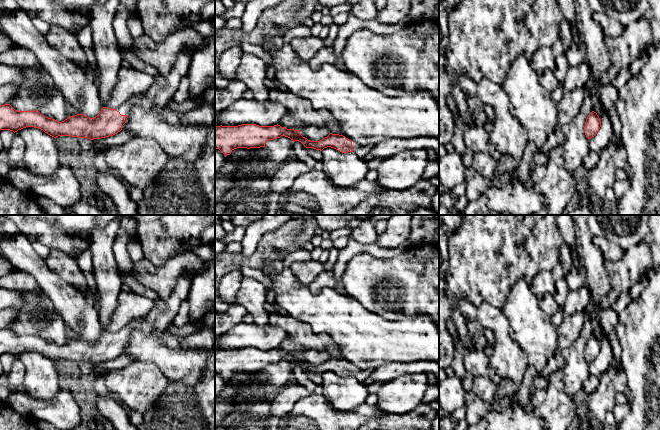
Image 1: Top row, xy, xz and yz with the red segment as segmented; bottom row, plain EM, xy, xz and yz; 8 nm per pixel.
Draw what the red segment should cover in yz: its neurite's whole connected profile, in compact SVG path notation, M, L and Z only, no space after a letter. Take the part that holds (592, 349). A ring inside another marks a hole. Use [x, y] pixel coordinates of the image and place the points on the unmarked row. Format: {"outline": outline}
{"outline": "M592 335L585 346L584 357L588 363L594 361L601 351L601 345L596 336Z"}

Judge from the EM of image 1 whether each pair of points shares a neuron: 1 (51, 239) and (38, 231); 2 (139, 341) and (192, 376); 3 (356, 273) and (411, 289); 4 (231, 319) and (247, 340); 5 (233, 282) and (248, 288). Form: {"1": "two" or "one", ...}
{"1": "one", "2": "one", "3": "one", "4": "two", "5": "two"}

